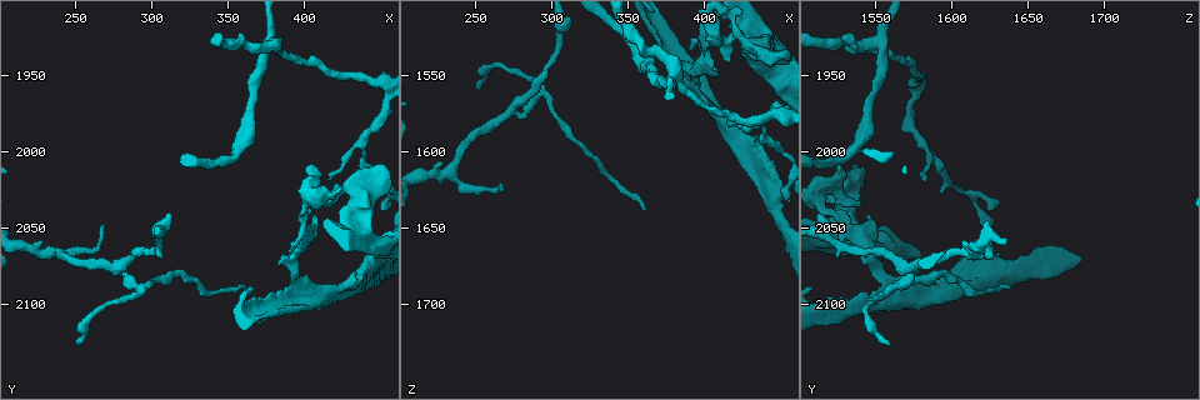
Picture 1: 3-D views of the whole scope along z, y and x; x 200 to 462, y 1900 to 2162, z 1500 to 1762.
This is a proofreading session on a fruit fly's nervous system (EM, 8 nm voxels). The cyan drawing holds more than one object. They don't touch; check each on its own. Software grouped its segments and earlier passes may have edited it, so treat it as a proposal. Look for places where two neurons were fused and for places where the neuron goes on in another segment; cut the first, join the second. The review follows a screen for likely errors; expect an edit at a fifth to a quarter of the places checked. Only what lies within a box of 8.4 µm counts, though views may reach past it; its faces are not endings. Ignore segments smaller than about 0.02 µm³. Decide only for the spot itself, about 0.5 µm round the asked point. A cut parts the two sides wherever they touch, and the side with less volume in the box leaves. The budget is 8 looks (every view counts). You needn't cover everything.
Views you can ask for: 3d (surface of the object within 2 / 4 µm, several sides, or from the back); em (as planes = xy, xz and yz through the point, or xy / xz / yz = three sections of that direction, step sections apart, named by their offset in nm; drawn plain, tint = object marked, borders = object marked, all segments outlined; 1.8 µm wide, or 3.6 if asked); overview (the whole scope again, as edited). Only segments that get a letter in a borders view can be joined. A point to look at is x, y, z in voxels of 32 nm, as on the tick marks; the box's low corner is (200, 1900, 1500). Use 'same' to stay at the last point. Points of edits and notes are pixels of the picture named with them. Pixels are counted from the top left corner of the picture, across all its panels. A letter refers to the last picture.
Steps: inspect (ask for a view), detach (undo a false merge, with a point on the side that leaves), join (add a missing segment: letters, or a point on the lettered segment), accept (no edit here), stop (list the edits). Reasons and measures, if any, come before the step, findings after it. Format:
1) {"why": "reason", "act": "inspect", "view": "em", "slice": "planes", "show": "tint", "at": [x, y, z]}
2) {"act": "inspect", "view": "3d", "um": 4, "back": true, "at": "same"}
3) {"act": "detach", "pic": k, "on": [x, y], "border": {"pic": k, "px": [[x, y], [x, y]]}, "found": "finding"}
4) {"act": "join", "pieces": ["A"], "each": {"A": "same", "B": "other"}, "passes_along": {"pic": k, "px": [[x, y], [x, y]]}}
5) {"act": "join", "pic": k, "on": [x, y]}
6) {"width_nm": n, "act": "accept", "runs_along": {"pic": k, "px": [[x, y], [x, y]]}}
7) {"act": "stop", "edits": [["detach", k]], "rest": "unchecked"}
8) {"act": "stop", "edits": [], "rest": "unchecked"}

{"why": "a fork", "act": "inspect", "view": "3d", "um": 2, "at": [280, 2076, 1568]}

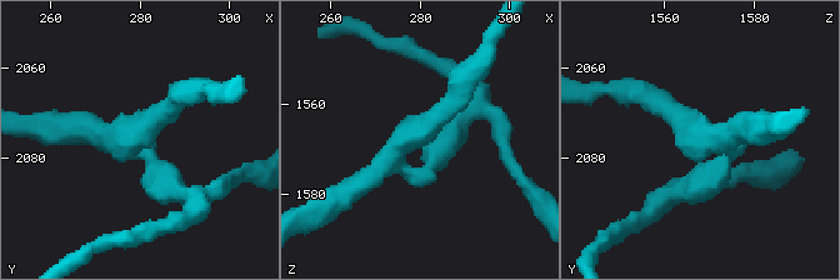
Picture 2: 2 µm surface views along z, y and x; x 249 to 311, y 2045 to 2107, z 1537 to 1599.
{"arms": 3, "why": "now the EM", "act": "inspect", "view": "em", "slice": "planes", "show": "tint", "at": [280, 2075, 1567]}

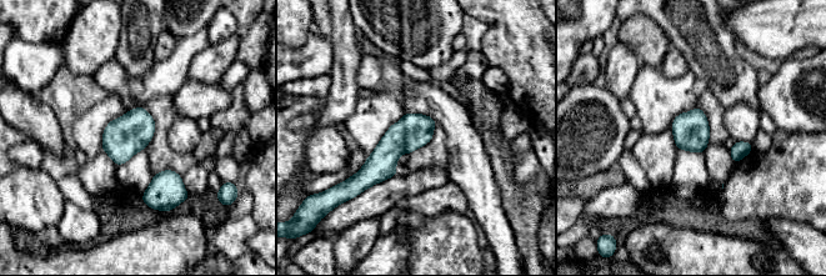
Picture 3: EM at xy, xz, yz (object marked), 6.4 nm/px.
{"act": "inspect", "view": "em", "slice": "planes", "show": "borders", "at": "same"}

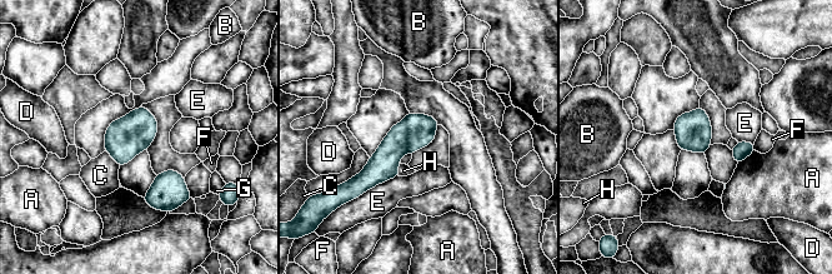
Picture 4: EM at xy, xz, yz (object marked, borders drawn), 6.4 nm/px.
{"act": "accept", "each": {"A": "other", "B": "other", "C": "other", "D": "other", "E": "other", "F": "other", "G": "other", "H": "other"}, "found": "continuous, no second neuron"}

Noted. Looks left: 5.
{"why": "calibre changes", "act": "inspect", "view": "3d", "um": 2, "at": [394, 2084, 1556]}

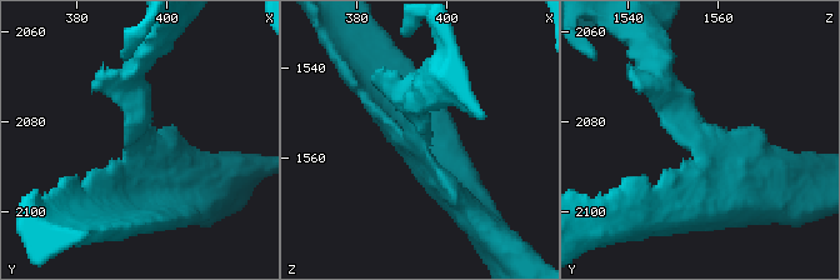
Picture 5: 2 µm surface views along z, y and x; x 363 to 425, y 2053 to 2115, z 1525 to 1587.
{"act": "inspect", "view": "em", "slice": "xy", "step": 4, "show": "tint", "at": [393, 2085, 1556]}

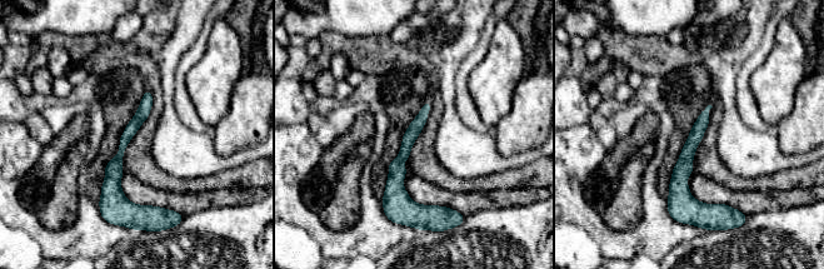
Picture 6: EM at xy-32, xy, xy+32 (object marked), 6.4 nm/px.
{"why": "cut it another way", "act": "inspect", "view": "em", "slice": "planes", "show": "borders", "at": "same"}

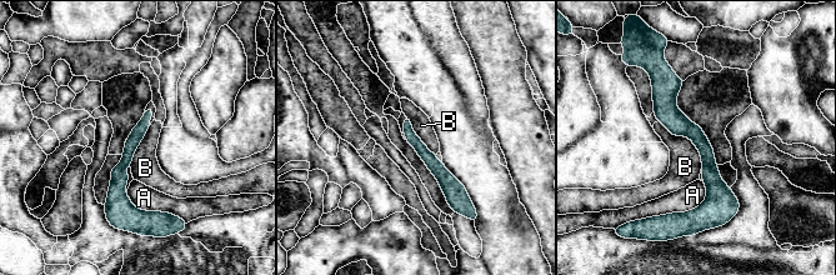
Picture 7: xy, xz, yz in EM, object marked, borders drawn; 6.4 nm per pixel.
{"longest_contact_nm": ["B", 420], "act": "accept", "each": {"A": "other", "B": "other"}, "border": {"pic": 7, "px": [[657, 121], [694, 144], [702, 168]]}, "found": "one neuron here"}

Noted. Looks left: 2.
{"why": "sharp bend", "act": "inspect", "view": "em", "slice": "xz", "step": 8, "show": "tint", "at": [398, 2038, 1522]}

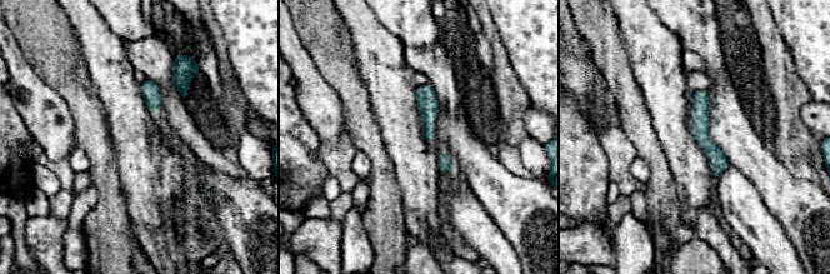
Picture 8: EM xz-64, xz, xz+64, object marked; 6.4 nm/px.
{"act": "inspect", "view": "em", "slice": "planes", "show": "borders", "at": "same"}

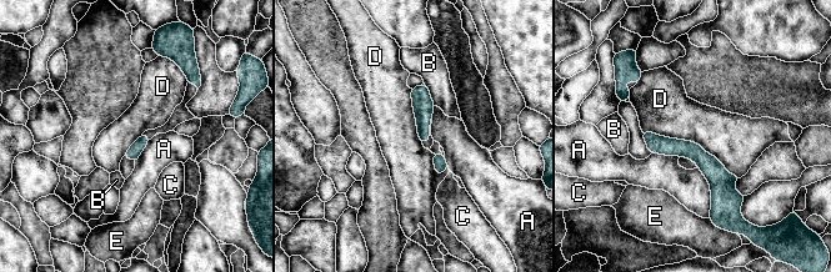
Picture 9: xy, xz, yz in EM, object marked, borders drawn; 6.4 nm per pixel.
{"act": "accept", "each": {"A": "other", "B": "other", "C": "other", "D": "other", "E": "other"}, "border": {"pic": 9, "px": [[642, 131], [695, 141], [740, 177]]}, "found": "all the same neuron"}

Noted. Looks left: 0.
{"act": "stop", "edits": [], "rest": "unchecked"}

